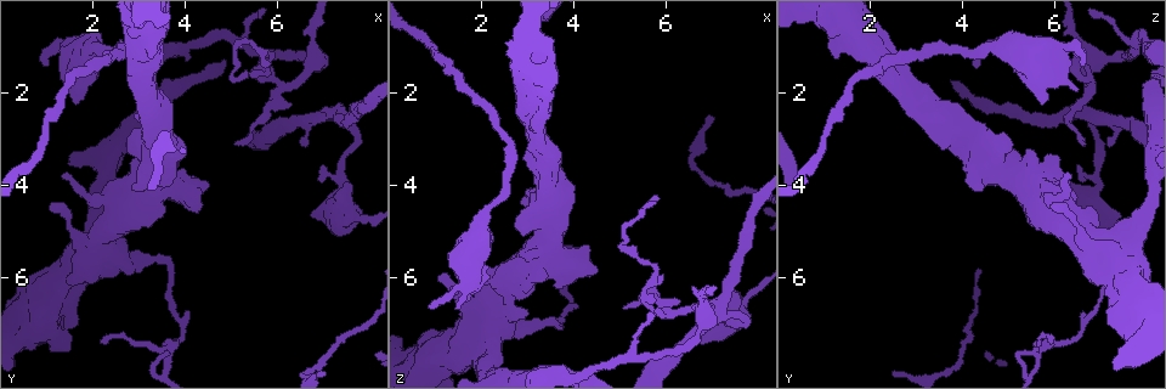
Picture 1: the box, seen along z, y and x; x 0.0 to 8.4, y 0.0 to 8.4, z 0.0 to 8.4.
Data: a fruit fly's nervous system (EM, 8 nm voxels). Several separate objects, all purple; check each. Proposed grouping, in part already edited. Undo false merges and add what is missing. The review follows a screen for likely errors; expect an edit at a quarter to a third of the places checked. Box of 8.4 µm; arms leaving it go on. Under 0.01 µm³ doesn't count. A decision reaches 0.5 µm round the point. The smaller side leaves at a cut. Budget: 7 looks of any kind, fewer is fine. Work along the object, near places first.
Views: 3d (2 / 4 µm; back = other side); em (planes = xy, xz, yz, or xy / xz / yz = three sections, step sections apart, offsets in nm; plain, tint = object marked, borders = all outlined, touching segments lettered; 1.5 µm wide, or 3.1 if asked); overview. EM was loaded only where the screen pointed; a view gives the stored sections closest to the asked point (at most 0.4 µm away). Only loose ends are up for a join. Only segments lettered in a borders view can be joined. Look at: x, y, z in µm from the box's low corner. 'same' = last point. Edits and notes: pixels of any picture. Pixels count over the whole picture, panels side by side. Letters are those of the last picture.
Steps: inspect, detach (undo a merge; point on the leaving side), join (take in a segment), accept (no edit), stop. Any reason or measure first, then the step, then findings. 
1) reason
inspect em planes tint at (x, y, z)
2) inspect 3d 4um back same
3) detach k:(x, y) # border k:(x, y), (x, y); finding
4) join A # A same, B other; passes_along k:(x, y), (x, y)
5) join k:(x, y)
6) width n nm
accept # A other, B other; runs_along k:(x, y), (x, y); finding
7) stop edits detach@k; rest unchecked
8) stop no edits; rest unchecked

an open end
inspect em xz step 8 tint at (0.90, 1.45, 6.65)

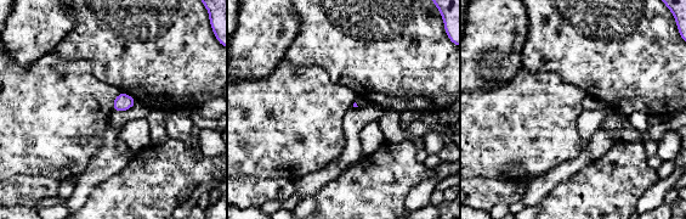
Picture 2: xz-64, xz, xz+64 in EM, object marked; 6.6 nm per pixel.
inspect em planes borders same

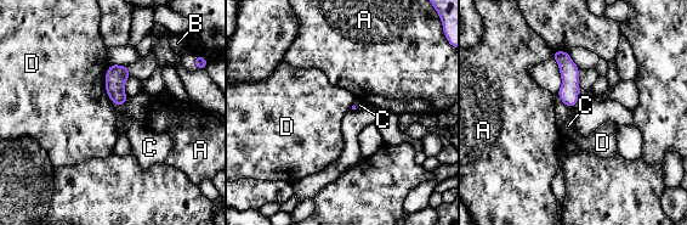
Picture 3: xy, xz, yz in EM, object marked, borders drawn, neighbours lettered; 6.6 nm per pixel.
longest_contact D 260 nm
accept # A other, B other, C other, D other; no lettered segment goes on from it

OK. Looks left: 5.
thin end
inspect em xy step 4 borders at (5.10, 3.10, 6.65)

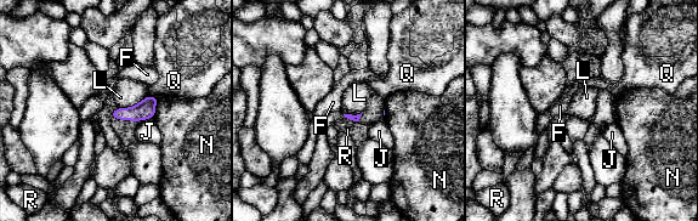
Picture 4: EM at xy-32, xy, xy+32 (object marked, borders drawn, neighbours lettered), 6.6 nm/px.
another direction
inspect em planes borders same

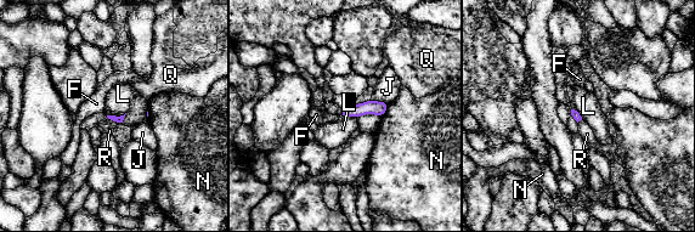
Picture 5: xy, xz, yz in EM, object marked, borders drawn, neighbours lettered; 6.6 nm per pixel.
accept # F other, J other, L other, N other, Q other, R other; runs_along 5:(384, 105), (344, 114); no lettered segment goes on from it

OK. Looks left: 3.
sharp bend
inspect 3d 2um at (3.10, 5.55, 7.00)

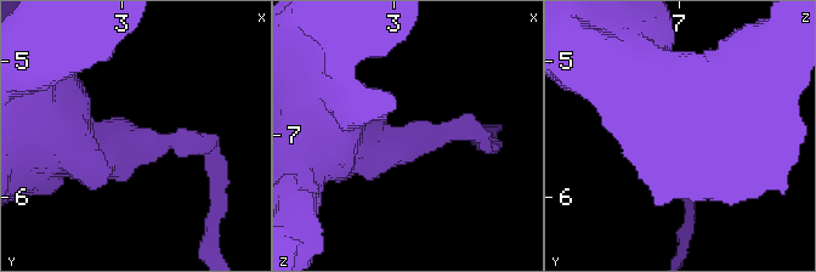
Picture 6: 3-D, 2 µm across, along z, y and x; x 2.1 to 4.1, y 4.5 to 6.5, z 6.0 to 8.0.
now the EM
inspect em planes borders at (3.14, 5.60, 7.02)

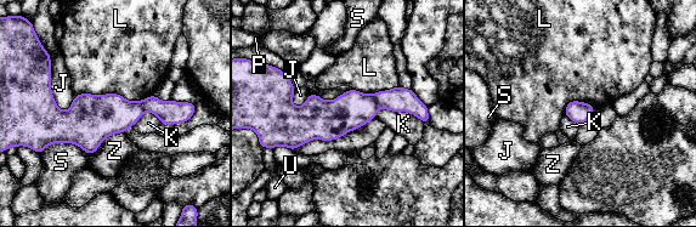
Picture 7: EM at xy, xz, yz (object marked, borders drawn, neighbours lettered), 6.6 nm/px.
longest_contact L 550 nm
detach 7:(396, 100) # J other, K other, L other, P other, S other, U other, Z other; border 7:(371, 95), (378, 107); a second neuron is stuck on

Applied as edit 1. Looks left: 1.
stop edits detach@7; rest unchecked

